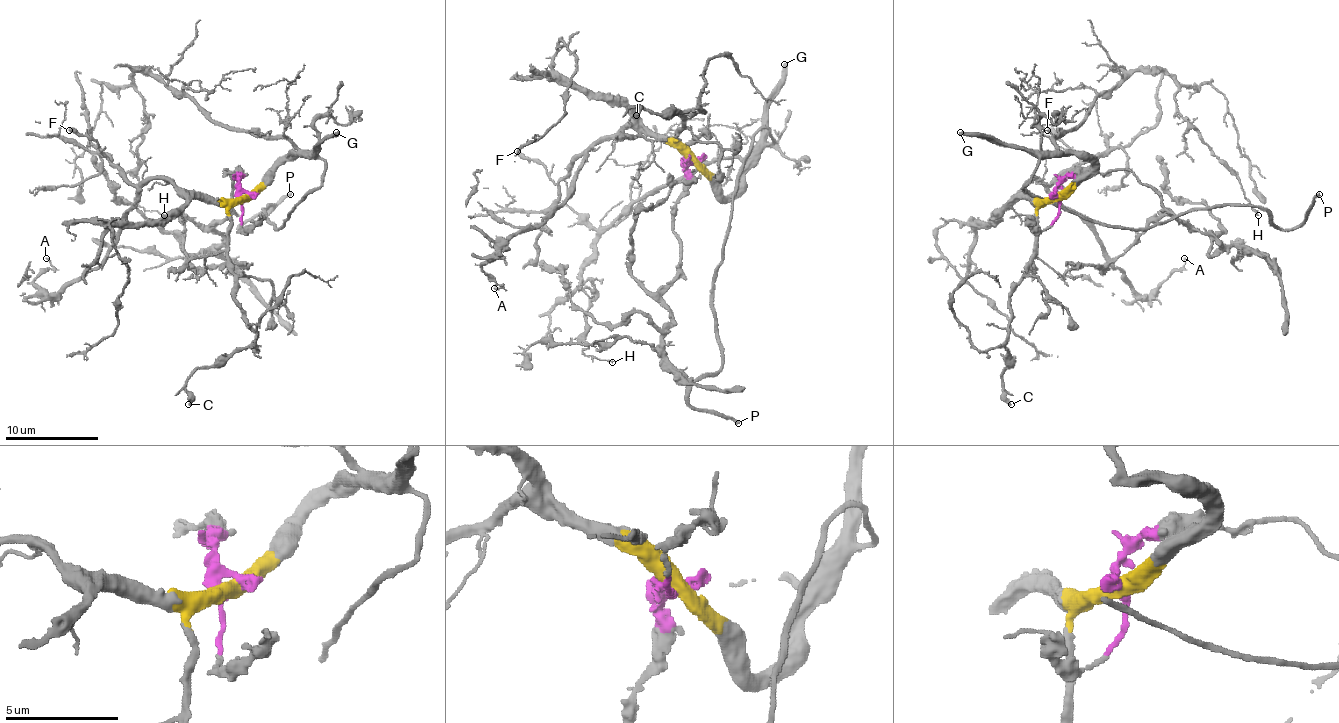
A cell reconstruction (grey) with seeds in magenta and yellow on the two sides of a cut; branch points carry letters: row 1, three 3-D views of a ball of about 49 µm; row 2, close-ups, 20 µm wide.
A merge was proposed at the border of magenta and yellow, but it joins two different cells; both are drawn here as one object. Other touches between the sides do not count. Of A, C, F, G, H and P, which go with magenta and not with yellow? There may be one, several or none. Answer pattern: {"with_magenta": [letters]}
{"with_magenta": []}

